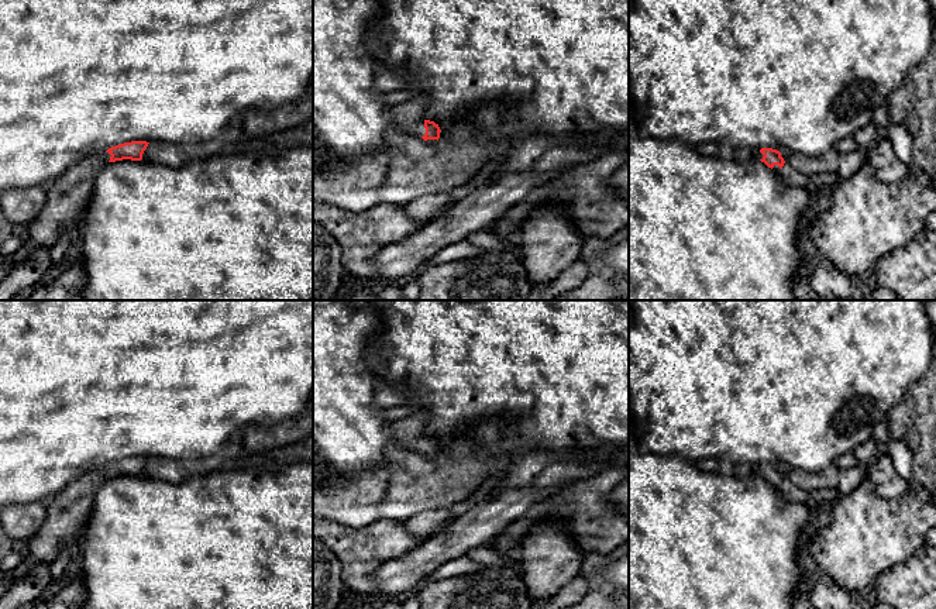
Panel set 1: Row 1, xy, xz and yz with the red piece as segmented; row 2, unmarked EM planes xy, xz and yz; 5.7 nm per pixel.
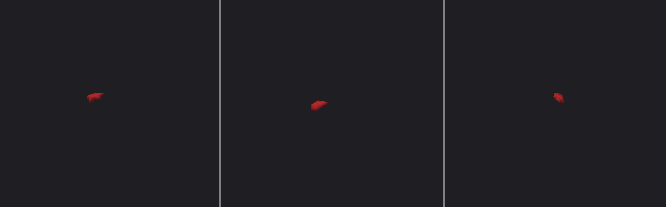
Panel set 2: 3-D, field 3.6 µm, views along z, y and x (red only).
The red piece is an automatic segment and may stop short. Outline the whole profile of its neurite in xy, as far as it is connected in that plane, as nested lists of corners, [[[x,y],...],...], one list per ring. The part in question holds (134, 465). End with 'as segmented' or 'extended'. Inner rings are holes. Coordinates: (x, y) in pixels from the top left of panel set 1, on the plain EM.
[[[131,457],[82,475],[49,502],[45,520],[30,540],[27,555],[10,571],[8,579],[0,579],[0,596],[37,564],[51,565],[62,548],[76,548],[85,526],[90,520],[97,489],[109,479],[123,475],[141,476],[149,458]]] | extended

